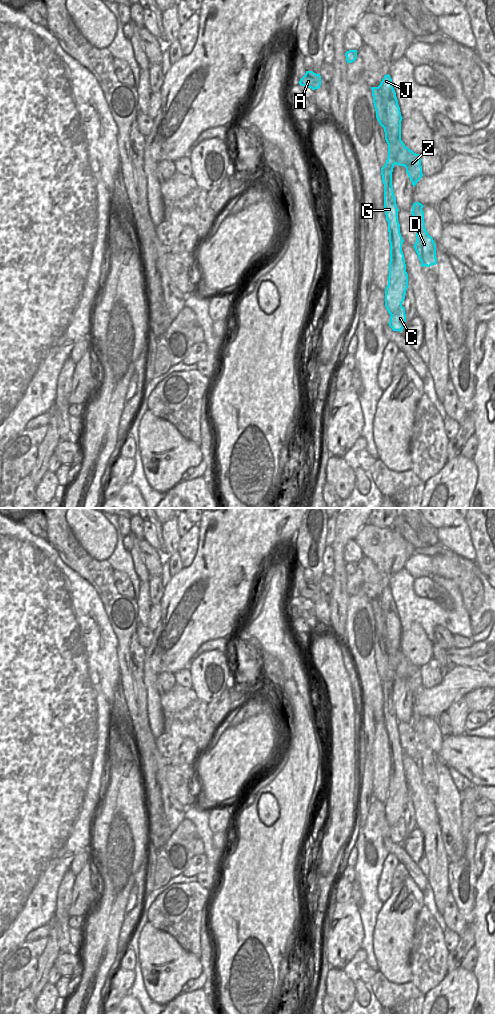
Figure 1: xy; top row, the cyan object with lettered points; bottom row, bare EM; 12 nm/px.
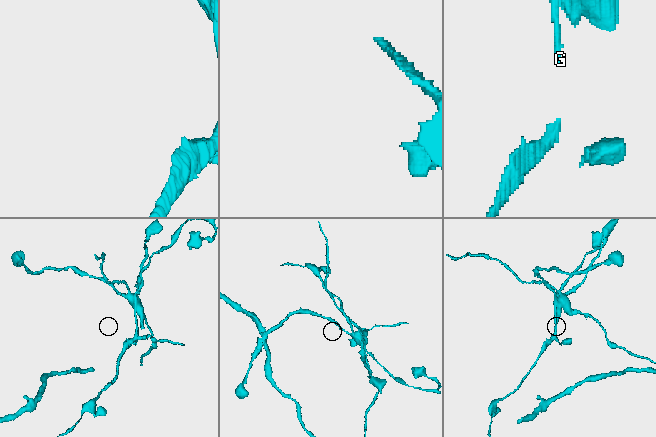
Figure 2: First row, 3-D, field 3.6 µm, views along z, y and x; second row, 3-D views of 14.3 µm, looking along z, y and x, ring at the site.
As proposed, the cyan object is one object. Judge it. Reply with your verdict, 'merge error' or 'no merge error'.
merge error

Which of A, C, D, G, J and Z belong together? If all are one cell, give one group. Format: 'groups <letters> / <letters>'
groups A D G J Z / C

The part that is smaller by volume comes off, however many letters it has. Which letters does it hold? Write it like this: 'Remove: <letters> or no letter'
Remove: C.

